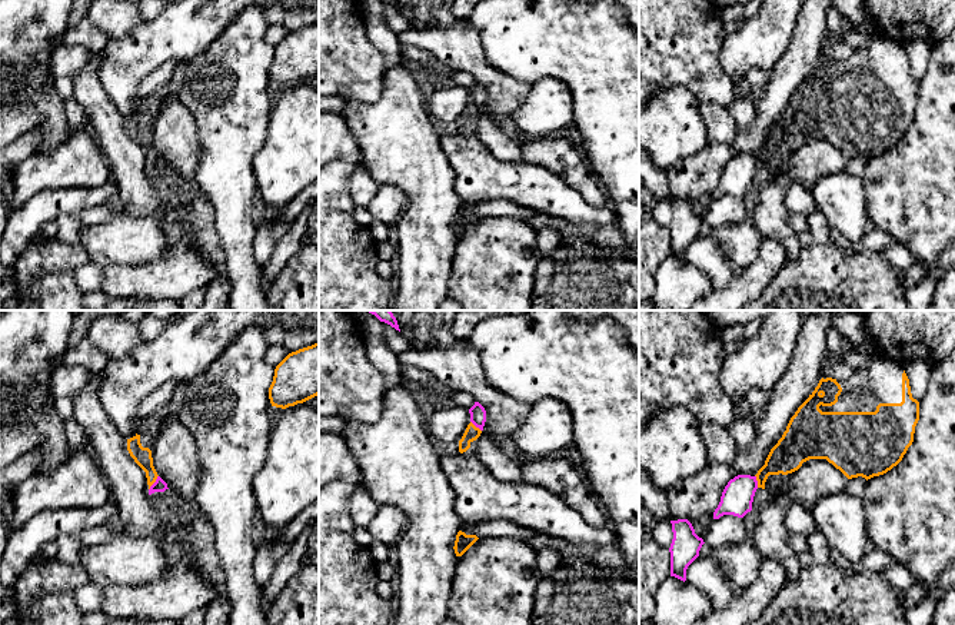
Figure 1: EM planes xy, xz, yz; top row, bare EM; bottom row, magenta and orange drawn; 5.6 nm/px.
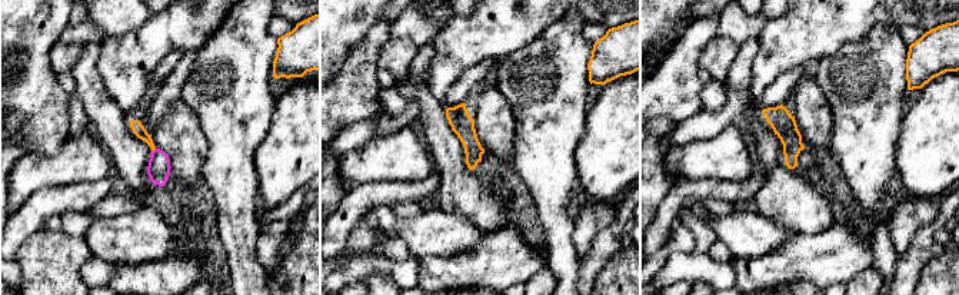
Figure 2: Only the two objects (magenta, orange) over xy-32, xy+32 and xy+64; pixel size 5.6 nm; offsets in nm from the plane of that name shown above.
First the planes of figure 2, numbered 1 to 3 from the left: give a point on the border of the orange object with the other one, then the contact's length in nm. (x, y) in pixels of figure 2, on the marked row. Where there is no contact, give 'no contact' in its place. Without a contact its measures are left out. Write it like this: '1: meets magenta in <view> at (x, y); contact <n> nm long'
1: meets magenta in xy-32 at (153, 151); contact 40 nm long
2: no contact
3: no contact

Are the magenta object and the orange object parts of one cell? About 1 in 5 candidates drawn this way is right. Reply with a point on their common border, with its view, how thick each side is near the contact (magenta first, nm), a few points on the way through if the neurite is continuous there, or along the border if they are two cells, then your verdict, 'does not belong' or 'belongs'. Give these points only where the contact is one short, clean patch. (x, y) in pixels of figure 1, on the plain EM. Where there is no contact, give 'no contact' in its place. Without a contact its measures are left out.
xy (155, 162) | 70/100 nm | along xy (157, 155), (149, 169) | does not belong

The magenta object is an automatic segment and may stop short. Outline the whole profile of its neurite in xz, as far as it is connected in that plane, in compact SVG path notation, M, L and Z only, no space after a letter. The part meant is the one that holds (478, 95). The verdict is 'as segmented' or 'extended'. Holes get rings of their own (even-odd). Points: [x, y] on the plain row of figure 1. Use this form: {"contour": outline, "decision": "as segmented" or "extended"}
{"contour": "M475 82L475 84L469 89L470 93L470 102L483 110L485 102L486 102L486 90L485 87L479 83Z", "decision": "as segmented"}

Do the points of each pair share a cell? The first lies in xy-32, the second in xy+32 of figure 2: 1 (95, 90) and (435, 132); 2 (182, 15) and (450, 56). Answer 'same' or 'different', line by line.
1: same
2: same

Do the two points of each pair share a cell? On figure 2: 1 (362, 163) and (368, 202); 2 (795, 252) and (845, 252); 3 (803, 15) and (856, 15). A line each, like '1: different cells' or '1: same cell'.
1: different cells
2: same cell
3: same cell

